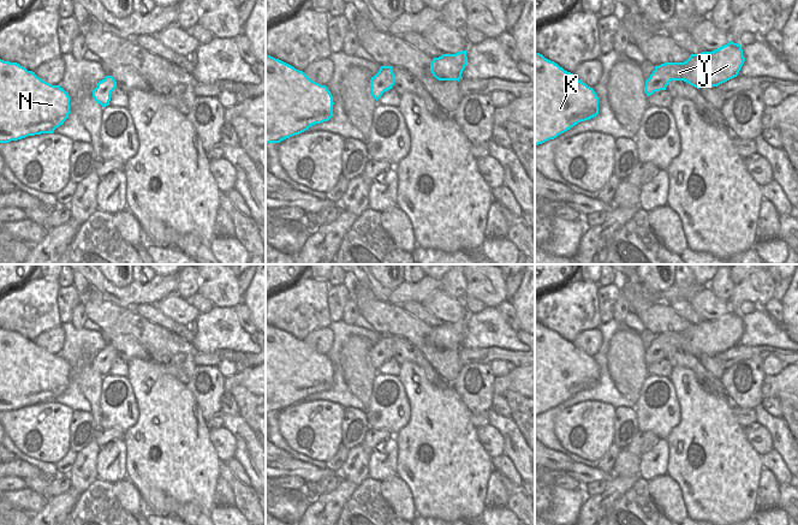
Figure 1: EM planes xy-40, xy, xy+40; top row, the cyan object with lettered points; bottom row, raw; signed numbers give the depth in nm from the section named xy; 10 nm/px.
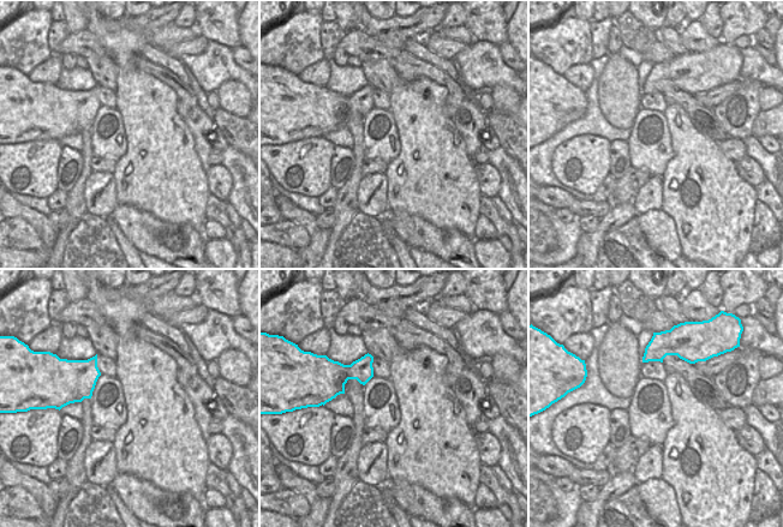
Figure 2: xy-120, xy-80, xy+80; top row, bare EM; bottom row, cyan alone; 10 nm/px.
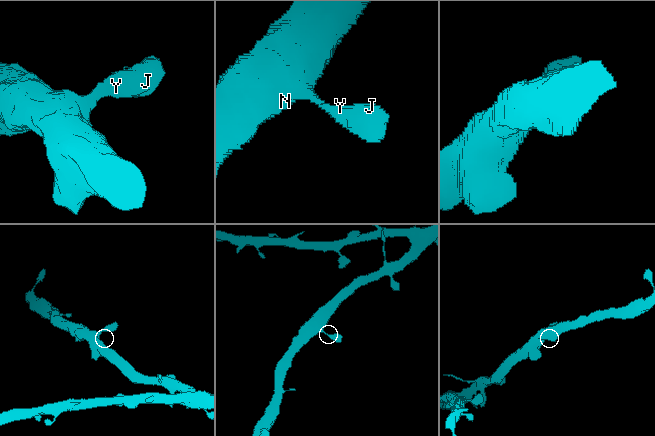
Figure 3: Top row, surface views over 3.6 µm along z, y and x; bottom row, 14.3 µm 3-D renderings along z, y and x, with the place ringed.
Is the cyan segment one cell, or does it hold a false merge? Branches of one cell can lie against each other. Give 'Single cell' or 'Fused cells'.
Single cell

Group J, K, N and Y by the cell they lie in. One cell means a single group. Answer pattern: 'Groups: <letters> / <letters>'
Groups: J K N Y

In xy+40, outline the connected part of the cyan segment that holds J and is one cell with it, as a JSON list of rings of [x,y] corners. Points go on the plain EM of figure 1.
[[[734,311],[713,320],[691,323],[684,332],[665,332],[655,335],[645,350],[647,365],[666,359],[671,350],[684,350],[699,357],[717,356],[738,345],[745,327],[742,315]]]

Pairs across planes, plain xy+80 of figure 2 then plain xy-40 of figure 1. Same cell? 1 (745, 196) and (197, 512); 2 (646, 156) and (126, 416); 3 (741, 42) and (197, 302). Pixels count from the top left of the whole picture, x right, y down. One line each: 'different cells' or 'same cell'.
1: different cells
2: same cell
3: same cell

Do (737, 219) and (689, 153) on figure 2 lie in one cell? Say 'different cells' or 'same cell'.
same cell

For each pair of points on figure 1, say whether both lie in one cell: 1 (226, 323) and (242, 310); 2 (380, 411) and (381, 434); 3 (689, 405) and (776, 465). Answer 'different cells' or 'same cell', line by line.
1: different cells
2: different cells
3: different cells

